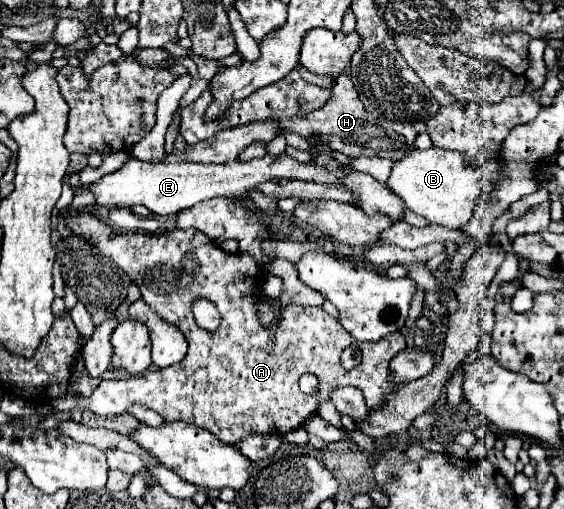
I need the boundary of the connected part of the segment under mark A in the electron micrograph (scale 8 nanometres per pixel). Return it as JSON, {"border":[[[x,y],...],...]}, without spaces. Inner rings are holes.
{"border":[[[67,211],[63,213],[67,227],[79,235],[81,239],[89,241],[95,245],[101,255],[113,259],[129,277],[133,283],[139,285],[141,299],[167,323],[173,323],[179,327],[189,343],[187,355],[181,363],[171,365],[167,369],[149,369],[139,377],[129,377],[129,379],[119,379],[119,381],[101,381],[97,389],[89,397],[77,397],[73,393],[65,393],[59,399],[53,399],[51,405],[57,411],[95,411],[97,415],[119,415],[127,413],[129,403],[141,403],[153,411],[157,411],[165,421],[187,421],[193,423],[209,433],[213,433],[217,439],[221,439],[227,445],[233,445],[241,441],[243,435],[255,433],[255,435],[285,435],[293,429],[297,429],[303,421],[307,421],[315,411],[317,411],[317,401],[319,399],[329,399],[329,393],[339,387],[339,385],[351,385],[357,387],[369,409],[377,409],[385,395],[395,389],[395,385],[389,387],[387,375],[389,375],[389,361],[405,349],[405,337],[397,331],[381,341],[375,343],[357,343],[343,331],[341,323],[327,315],[321,307],[301,307],[301,305],[289,305],[281,311],[281,317],[277,323],[271,327],[261,327],[257,321],[257,303],[263,301],[261,293],[251,291],[251,289],[261,289],[263,285],[263,271],[251,259],[249,255],[243,253],[225,253],[217,243],[211,243],[207,235],[199,231],[183,231],[183,229],[173,229],[165,233],[117,233],[105,223],[101,223],[97,217],[85,211]],[[197,297],[205,297],[211,301],[217,311],[221,313],[221,325],[215,331],[205,331],[195,323],[193,317],[193,303]],[[355,345],[361,351],[361,363],[353,369],[343,369],[339,355],[345,347]],[[303,373],[313,373],[321,381],[321,391],[319,395],[311,397],[299,391],[299,377]]]}

